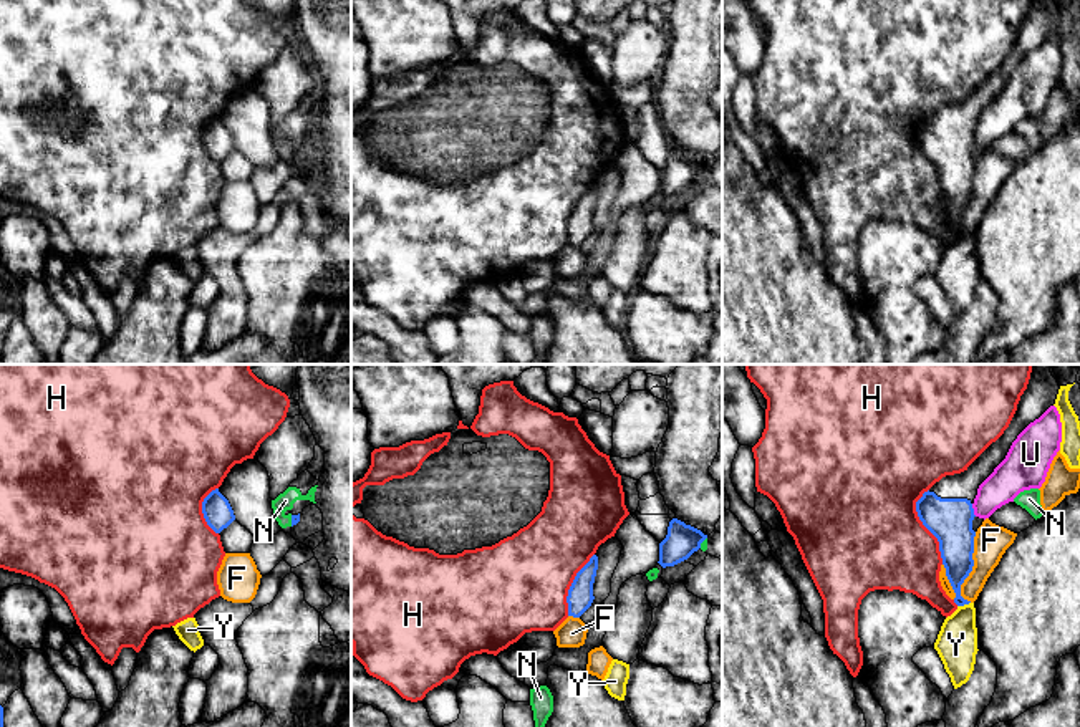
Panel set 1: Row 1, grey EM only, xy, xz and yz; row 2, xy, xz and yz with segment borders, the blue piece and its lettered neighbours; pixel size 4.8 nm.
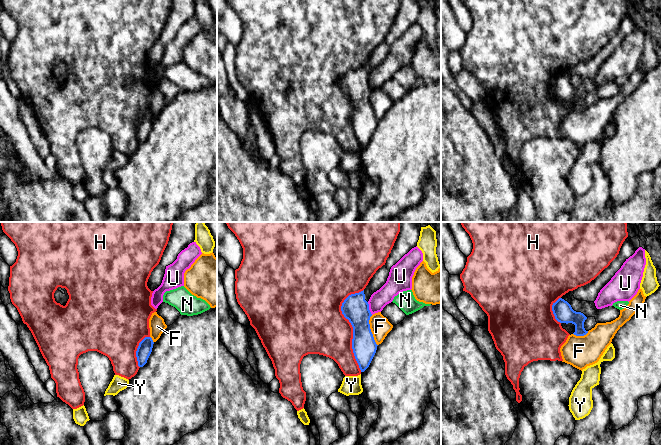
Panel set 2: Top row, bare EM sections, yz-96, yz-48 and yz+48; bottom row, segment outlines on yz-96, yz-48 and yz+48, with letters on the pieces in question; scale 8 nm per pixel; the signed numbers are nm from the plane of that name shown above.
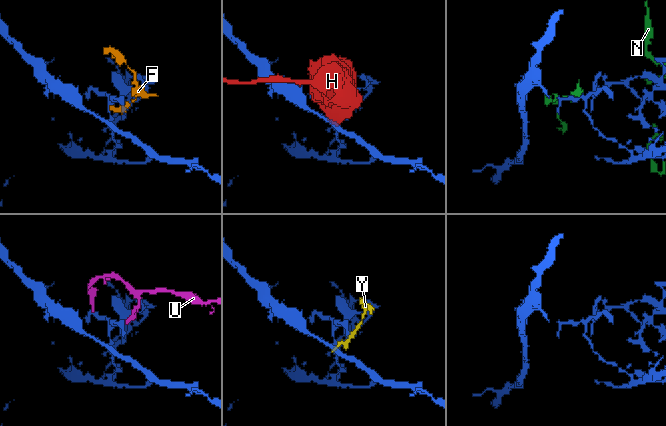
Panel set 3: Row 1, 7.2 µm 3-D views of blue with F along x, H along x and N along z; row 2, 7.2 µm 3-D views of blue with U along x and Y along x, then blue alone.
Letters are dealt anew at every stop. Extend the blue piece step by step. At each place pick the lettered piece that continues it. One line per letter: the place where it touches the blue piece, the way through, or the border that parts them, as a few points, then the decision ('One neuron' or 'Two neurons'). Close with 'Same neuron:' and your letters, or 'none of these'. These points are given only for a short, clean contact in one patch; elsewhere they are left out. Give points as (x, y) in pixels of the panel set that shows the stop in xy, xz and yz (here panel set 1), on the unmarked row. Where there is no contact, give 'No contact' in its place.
F: Touches blue at yz (973, 194). Boundary: yz (976, 161), (973, 199), (961, 214), (961, 224), (968, 231). Two neurons
H: Touches blue at yz (925, 154). Two neurons
N: Touches blue at xy (292, 149). Two neurons
U: Touches blue at yz (973, 139). Two neurons
Y: Touches blue at yz (963, 234). Boundary: yz (969, 231), (958, 235). Two neurons
Same neuron: none of these

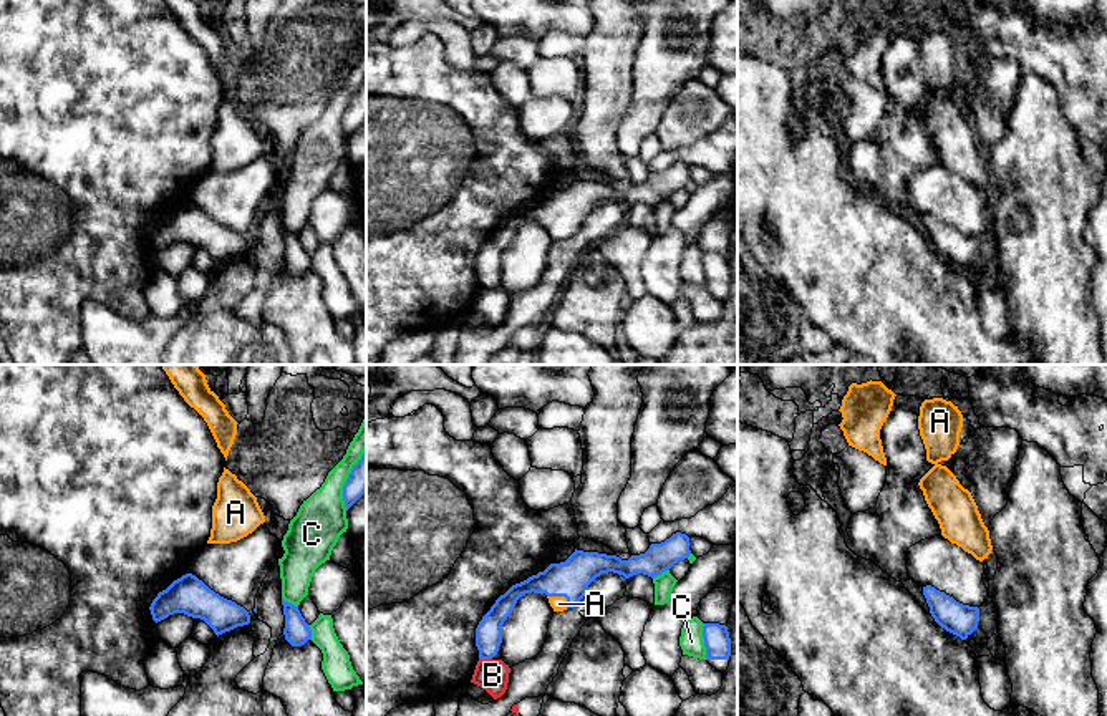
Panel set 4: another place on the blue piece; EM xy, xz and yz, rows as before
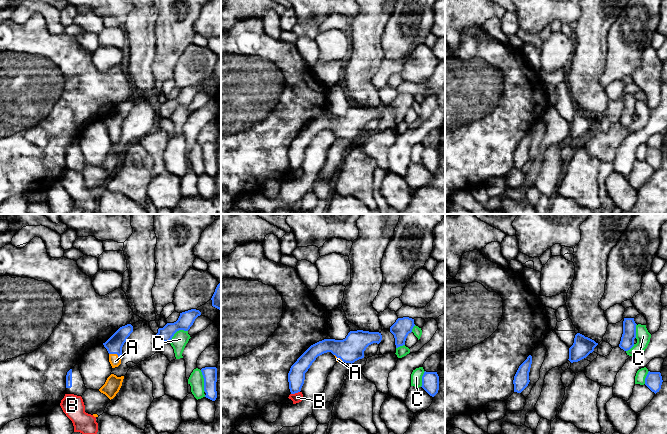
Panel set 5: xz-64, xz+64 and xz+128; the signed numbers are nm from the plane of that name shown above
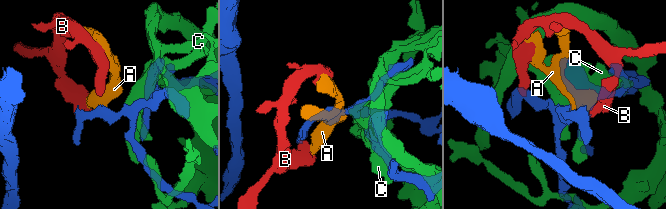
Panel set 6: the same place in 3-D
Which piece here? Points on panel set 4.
A: Touches blue at xz (560, 224). Path across: xz (570, 208), (560, 224), (559, 232). One neuron
B: Touches blue at xz (486, 287). Two neurons
C: Touches blue at xz (705, 270). Two neurons
Same neuron: A

